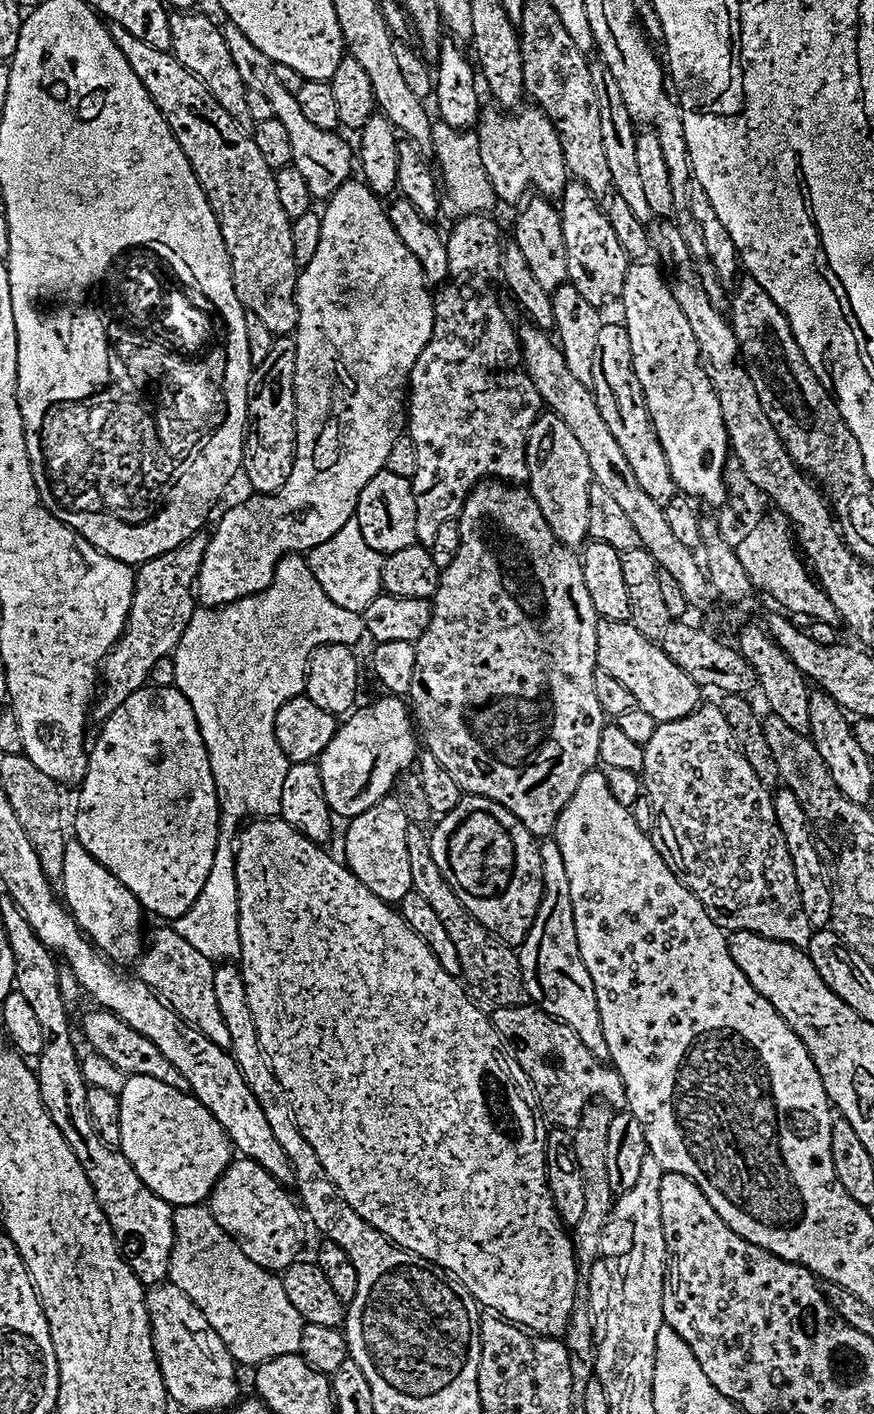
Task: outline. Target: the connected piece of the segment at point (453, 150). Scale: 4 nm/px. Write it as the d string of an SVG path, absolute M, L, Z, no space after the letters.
M435 121L432 125L432 154L436 161L445 197L463 215L486 214L497 205L496 192L493 190L485 167L482 166L479 137L472 132L450 127Z

